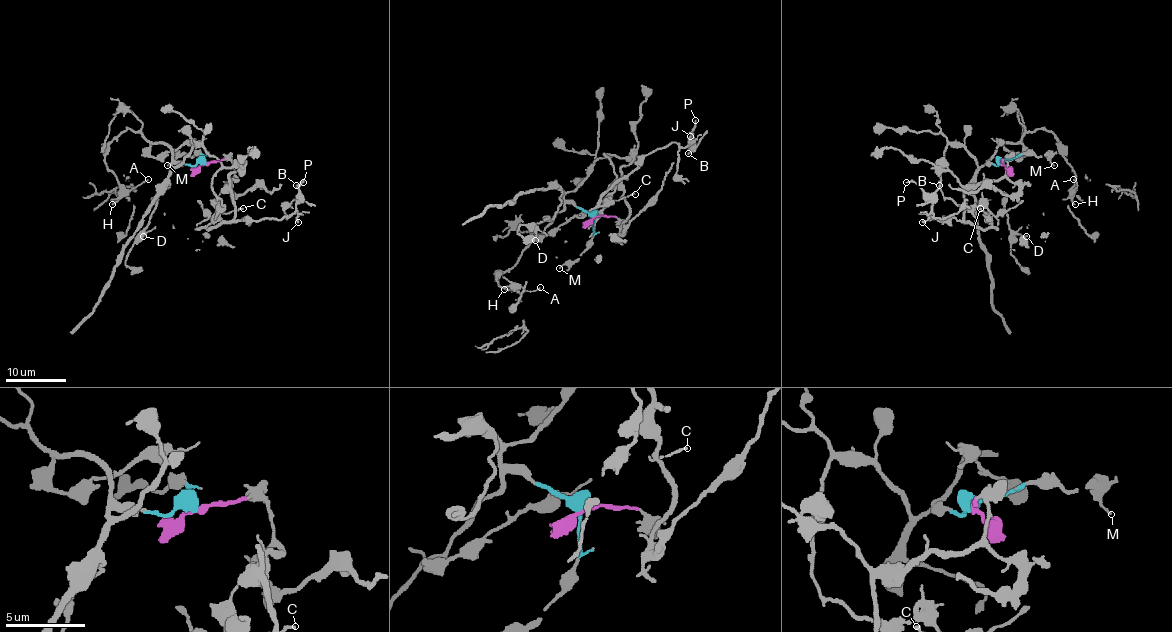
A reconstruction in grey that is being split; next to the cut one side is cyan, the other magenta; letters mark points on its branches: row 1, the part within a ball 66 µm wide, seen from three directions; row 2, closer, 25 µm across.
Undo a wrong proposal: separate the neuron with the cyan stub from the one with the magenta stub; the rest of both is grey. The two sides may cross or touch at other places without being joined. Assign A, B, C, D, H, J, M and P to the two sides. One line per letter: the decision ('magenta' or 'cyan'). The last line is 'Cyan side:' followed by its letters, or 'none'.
A: cyan
B: magenta
C: magenta
D: cyan
H: cyan
J: magenta
M: cyan
P: magenta
Cyan side: A, D, H, M

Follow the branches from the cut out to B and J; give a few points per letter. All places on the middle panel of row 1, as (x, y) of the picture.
B: (595, 217), (626, 219), (629, 204), (621, 179), (646, 155), (673, 143), (688, 146), (688, 154)
J: (595, 217), (624, 221), (629, 204), (621, 179), (646, 155), (671, 143), (685, 147), (690, 135)

